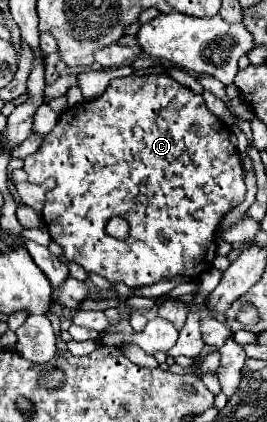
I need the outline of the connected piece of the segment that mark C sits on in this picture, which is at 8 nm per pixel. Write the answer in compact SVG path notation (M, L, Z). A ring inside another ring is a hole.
M129 75L129 77L111 79L109 87L105 89L105 93L101 97L83 101L83 103L79 103L75 107L69 107L61 113L55 129L47 137L43 137L41 147L35 153L25 157L25 167L23 169L29 175L29 183L41 185L49 177L53 177L57 181L57 185L51 191L47 191L45 207L41 211L41 217L43 217L43 223L45 223L51 239L63 249L63 255L69 261L79 263L85 271L103 275L111 283L125 283L131 289L147 287L147 285L159 283L161 279L171 279L173 275L193 279L193 277L199 277L201 273L209 271L211 265L213 265L213 259L217 255L217 241L215 241L217 225L219 225L219 221L223 219L225 213L229 213L233 207L237 207L245 199L245 181L243 181L245 173L243 173L241 157L229 141L229 127L219 123L219 119L207 109L201 95L195 95L193 91L181 87L169 75L143 75L143 77ZM115 215L123 217L129 223L129 237L123 239L123 241L107 235L107 231L105 231L107 221Z

